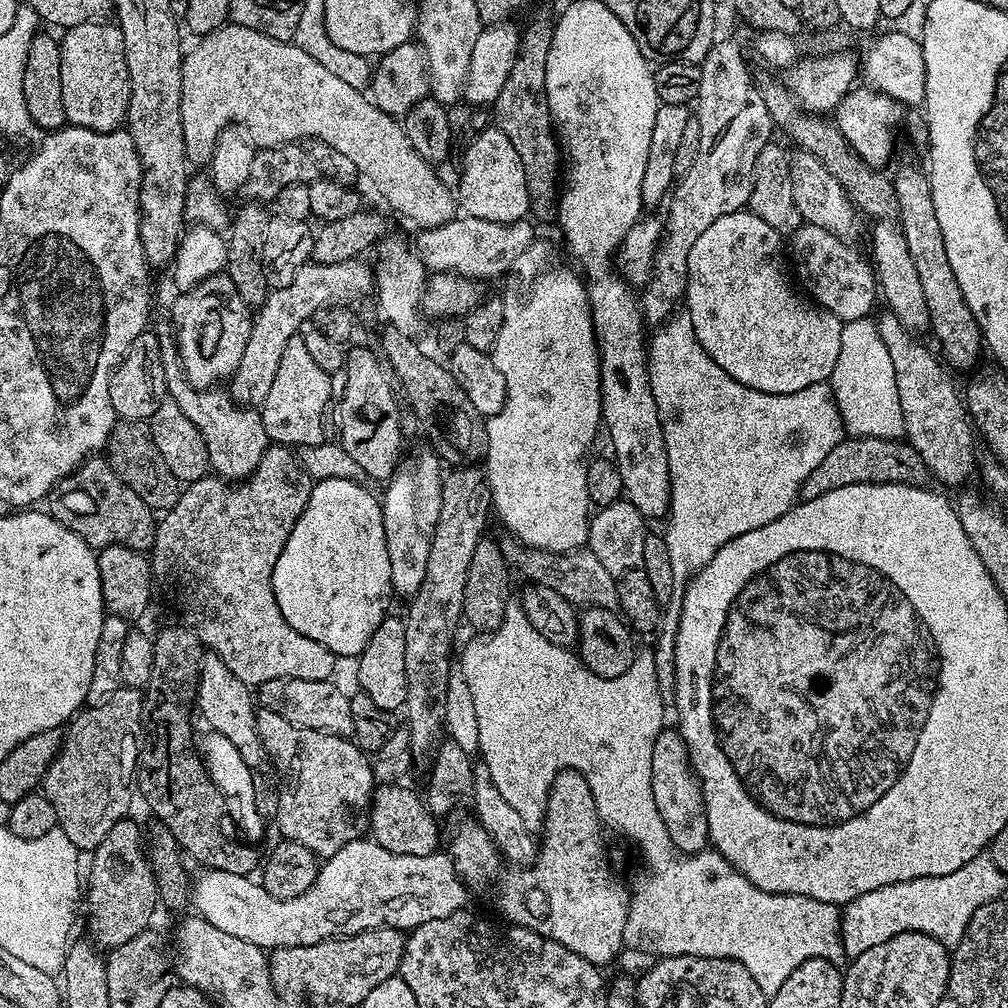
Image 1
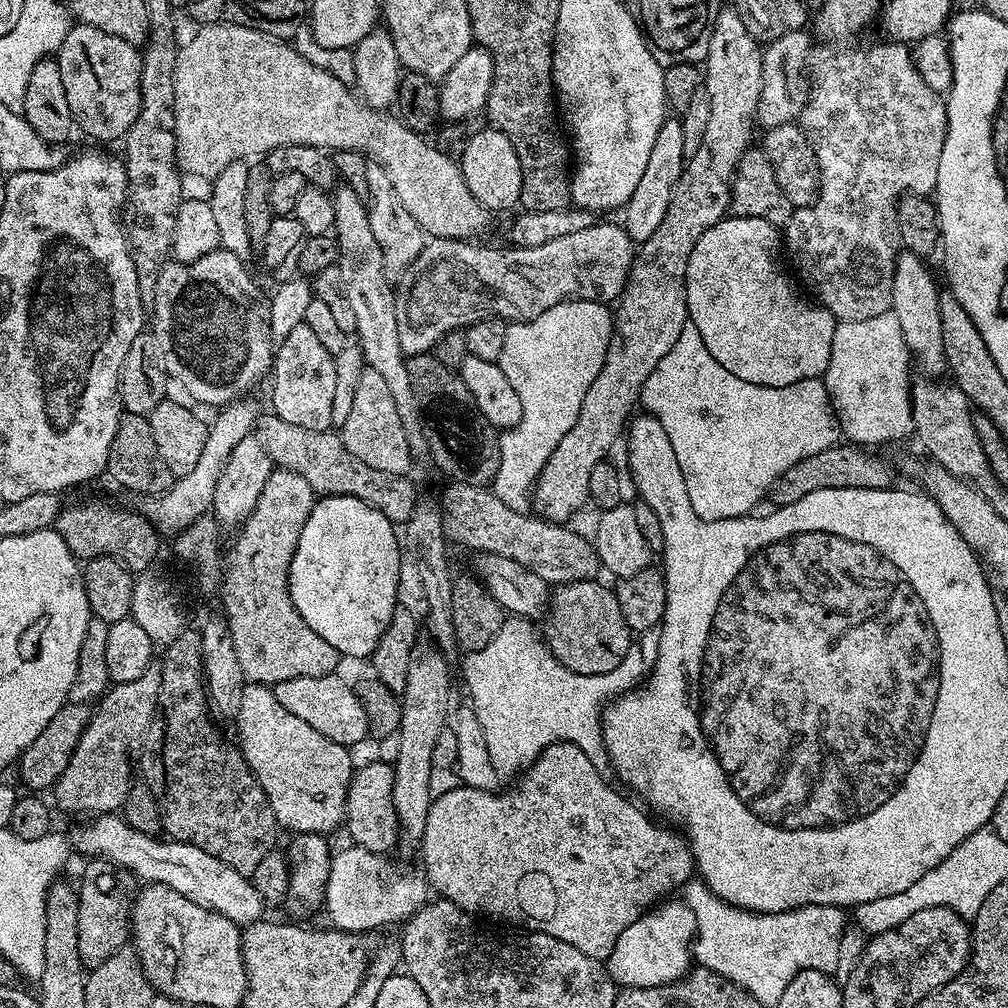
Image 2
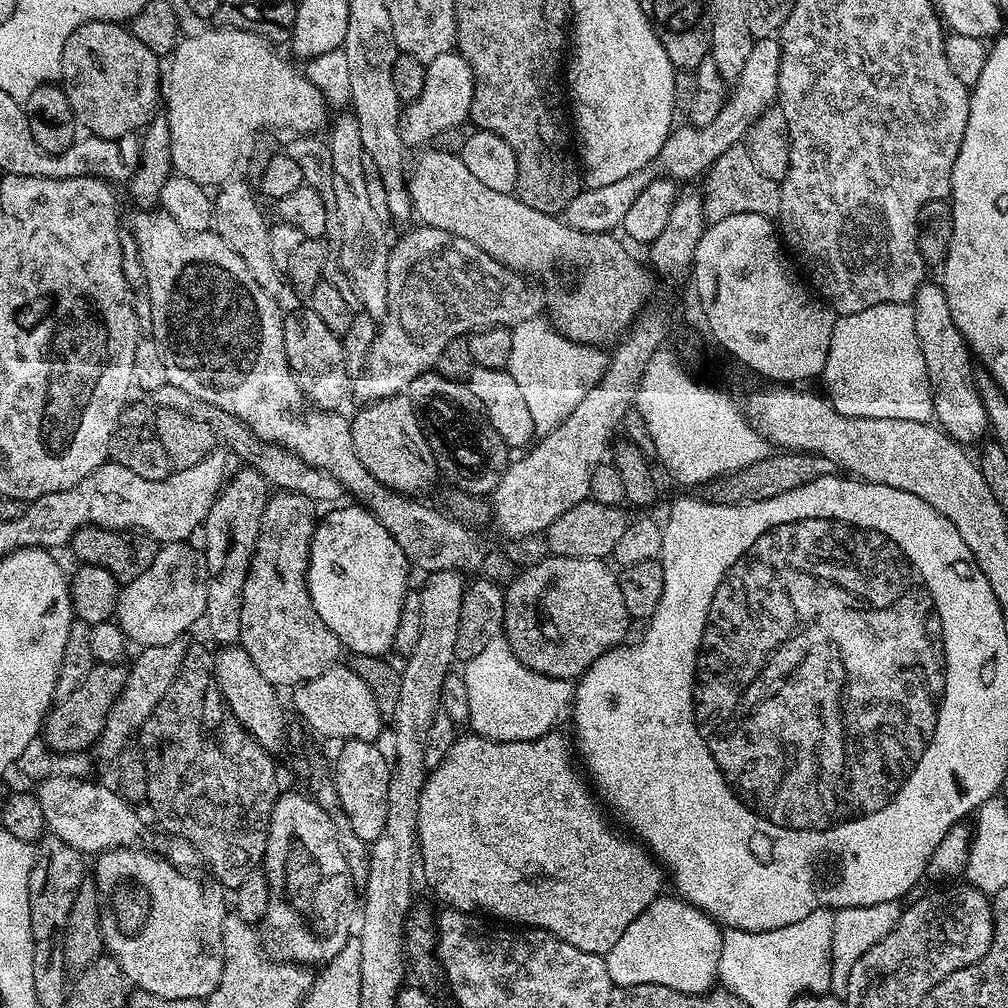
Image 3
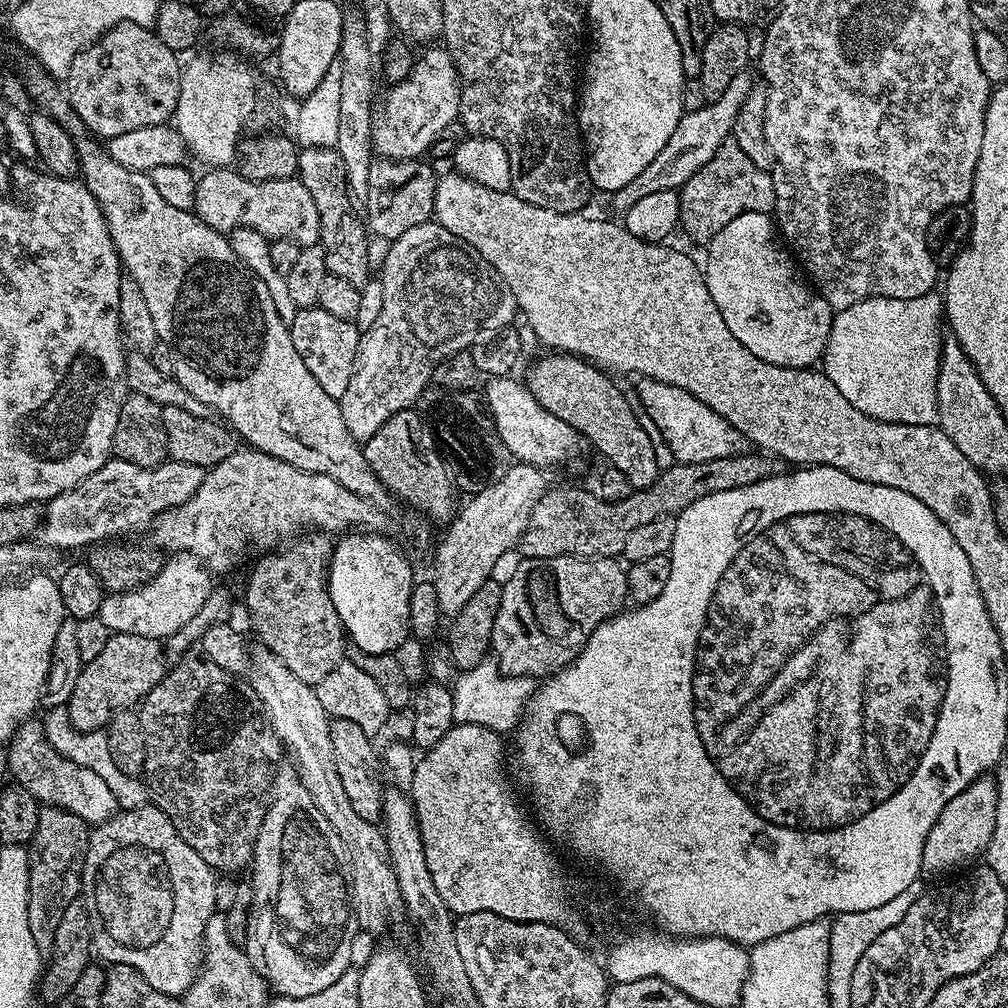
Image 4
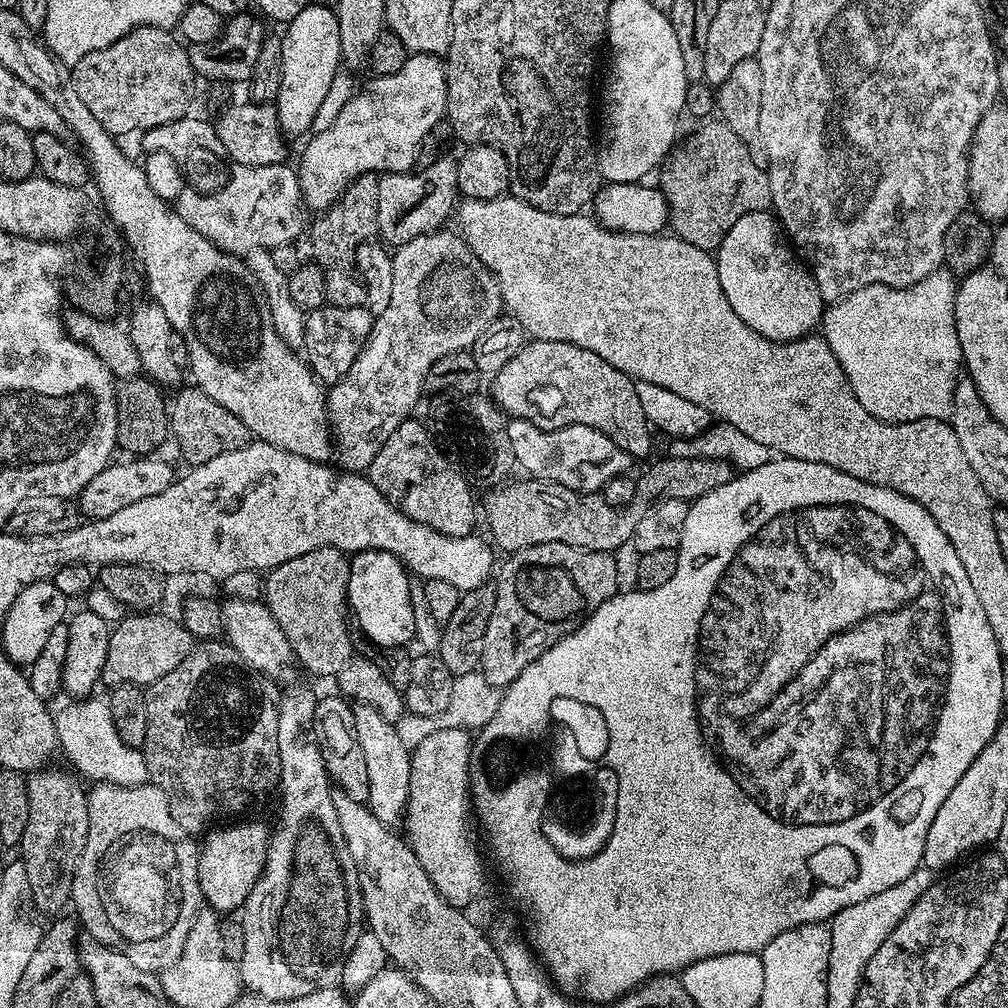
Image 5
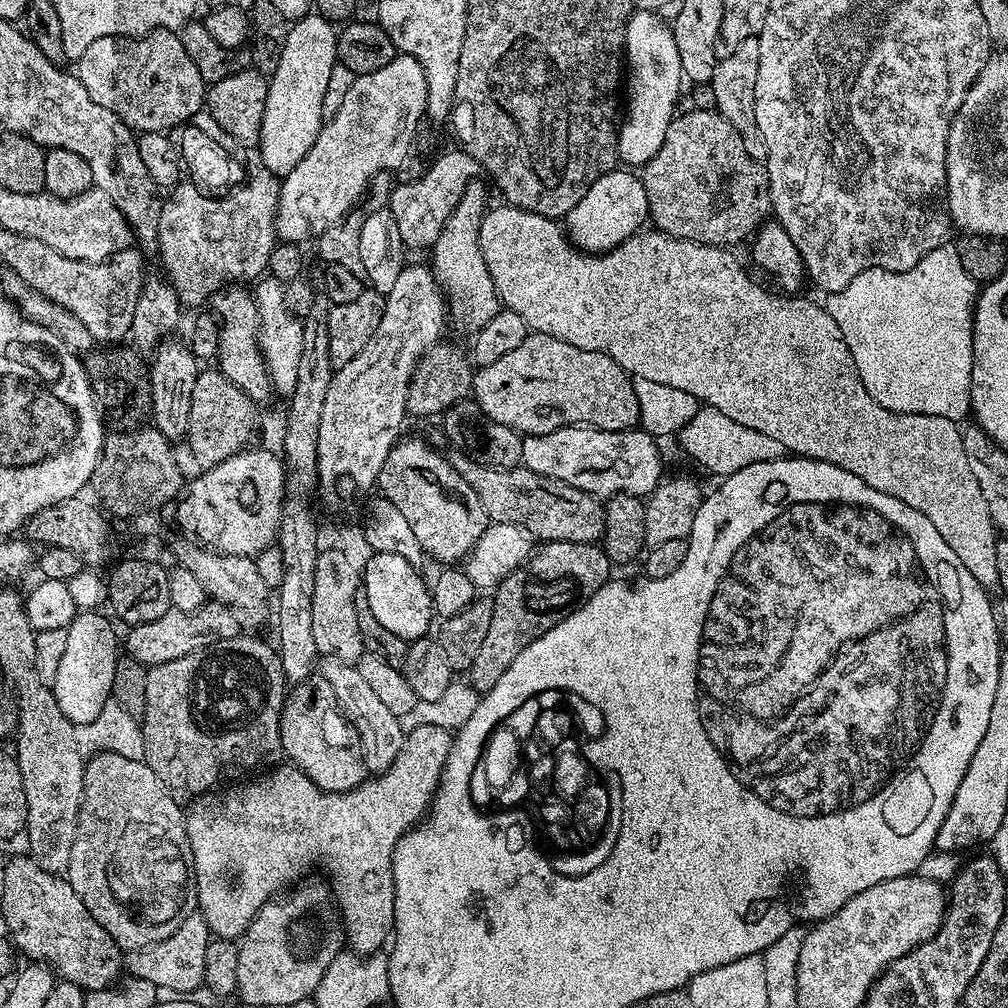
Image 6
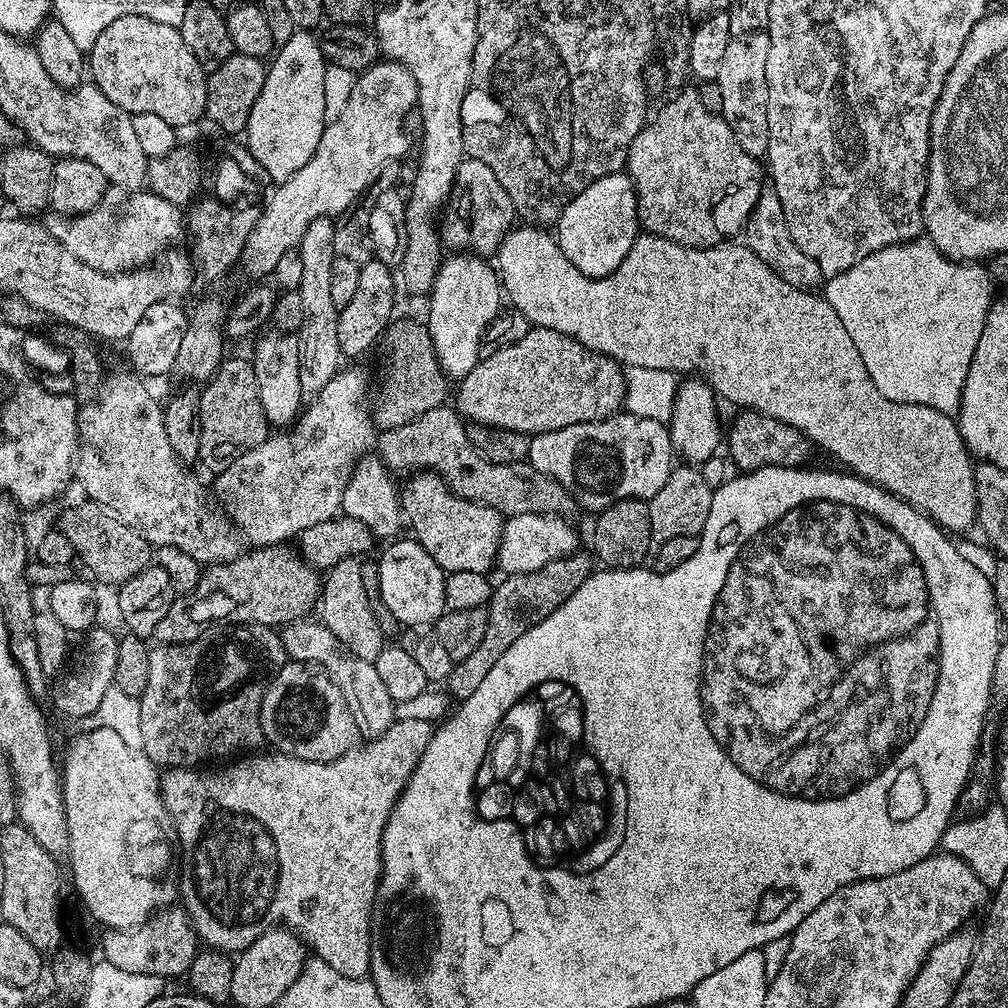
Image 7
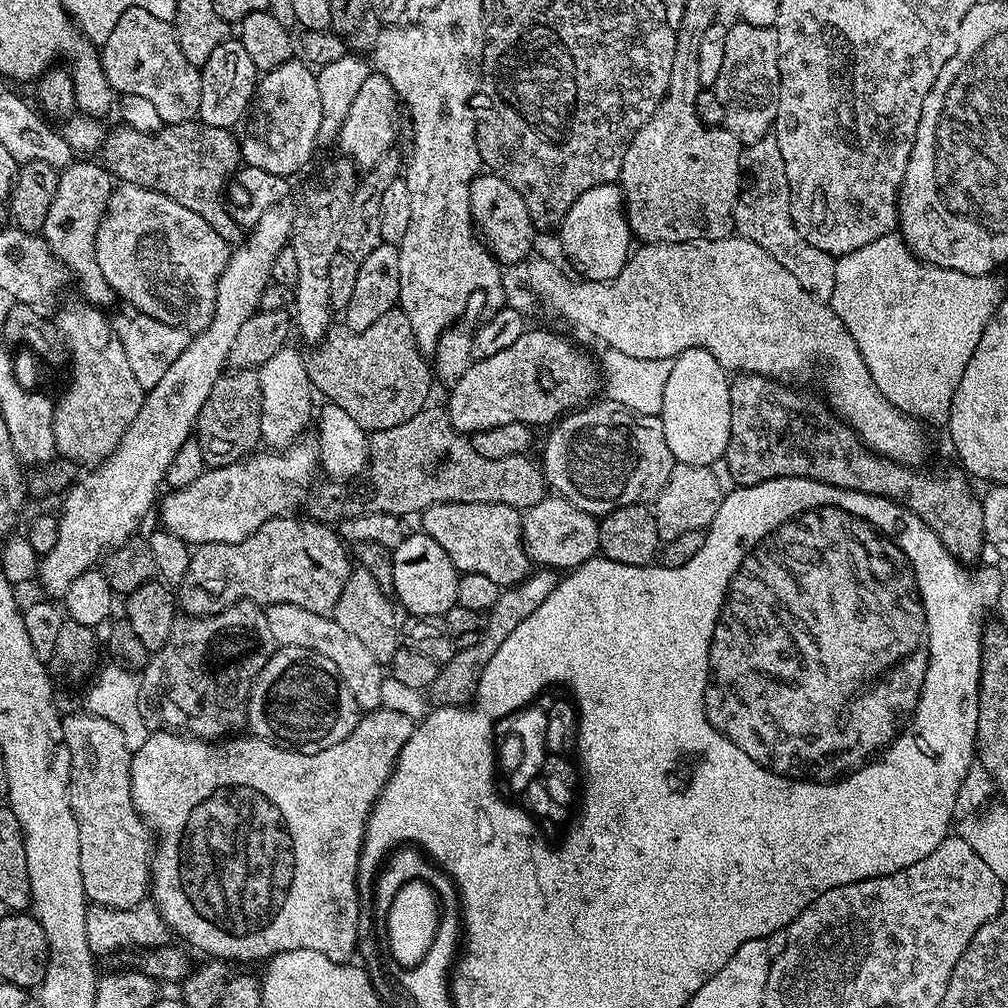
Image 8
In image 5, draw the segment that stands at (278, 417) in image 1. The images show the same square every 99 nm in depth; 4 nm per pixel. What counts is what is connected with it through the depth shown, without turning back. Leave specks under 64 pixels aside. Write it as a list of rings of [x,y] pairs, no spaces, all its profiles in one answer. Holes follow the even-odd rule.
[[[325,304],[323,308],[315,308],[305,315],[302,356],[321,385],[337,384],[346,370],[354,366],[354,358],[358,358],[358,354],[364,349],[373,323],[374,317],[367,307],[339,308],[333,304]]]

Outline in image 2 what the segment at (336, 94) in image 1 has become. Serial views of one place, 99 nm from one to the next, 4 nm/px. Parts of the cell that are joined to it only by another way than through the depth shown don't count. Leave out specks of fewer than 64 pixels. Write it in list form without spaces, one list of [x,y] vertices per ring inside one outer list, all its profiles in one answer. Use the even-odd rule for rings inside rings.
[[[227,22],[205,24],[197,27],[195,30],[197,32],[185,44],[183,41],[182,47],[177,51],[176,65],[174,66],[176,163],[180,165],[181,173],[188,175],[189,172],[192,176],[201,176],[204,182],[211,182],[218,174],[222,174],[222,170],[226,170],[226,166],[230,166],[235,160],[247,161],[249,158],[260,158],[265,154],[270,154],[278,146],[286,146],[287,144],[314,146],[315,148],[339,150],[342,152],[357,151],[361,154],[372,152],[379,159],[377,161],[390,174],[390,182],[393,183],[394,190],[398,193],[398,198],[402,198],[402,206],[406,206],[406,210],[410,210],[414,222],[418,222],[418,226],[422,226],[422,230],[429,237],[437,240],[468,240],[469,238],[479,237],[476,235],[487,228],[488,216],[490,217],[489,209],[484,208],[482,202],[478,202],[478,198],[474,198],[474,194],[470,194],[470,186],[466,186],[466,178],[462,174],[459,163],[449,158],[446,154],[439,152],[435,143],[428,141],[427,144],[424,141],[425,137],[421,133],[413,132],[411,128],[406,127],[399,115],[393,114],[388,110],[372,108],[369,104],[365,104],[355,91],[350,90],[349,85],[338,82],[338,78],[334,78],[334,74],[314,66],[314,62],[306,62],[306,58],[302,58],[302,54],[298,54],[291,43],[283,40],[274,40],[264,32],[250,30],[246,26],[238,26],[237,24],[229,24]],[[192,100],[200,100],[197,102],[196,108],[192,108]],[[204,100],[220,101],[213,108],[208,108],[208,104]]]

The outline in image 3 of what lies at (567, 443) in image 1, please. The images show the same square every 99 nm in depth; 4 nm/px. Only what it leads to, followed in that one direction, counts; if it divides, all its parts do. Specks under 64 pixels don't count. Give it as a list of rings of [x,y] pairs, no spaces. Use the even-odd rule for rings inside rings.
[[[540,316],[513,324],[511,330],[510,362],[506,371],[514,378],[514,382],[518,382],[518,387],[526,398],[530,418],[534,418],[534,426],[541,433],[551,432],[584,397],[585,345],[566,338],[547,319]]]

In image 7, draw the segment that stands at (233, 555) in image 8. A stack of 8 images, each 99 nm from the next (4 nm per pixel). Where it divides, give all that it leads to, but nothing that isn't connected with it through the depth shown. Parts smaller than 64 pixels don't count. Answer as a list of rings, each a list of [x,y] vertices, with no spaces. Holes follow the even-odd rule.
[[[273,546],[270,548],[252,548],[251,550],[241,551],[239,556],[236,556],[233,560],[227,560],[225,564],[209,564],[200,573],[200,581],[198,586],[194,586],[192,592],[185,592],[183,594],[177,595],[176,599],[172,601],[170,610],[166,614],[166,618],[162,618],[162,622],[158,622],[156,631],[154,633],[155,639],[159,641],[160,644],[188,644],[191,640],[201,639],[202,632],[200,632],[200,624],[208,624],[211,620],[228,620],[229,625],[234,624],[267,624],[269,626],[283,626],[286,624],[291,624],[301,618],[307,617],[308,612],[317,607],[320,593],[322,591],[322,576],[317,569],[313,568],[311,564],[307,561],[301,559],[295,551],[292,552],[288,549],[288,546]]]

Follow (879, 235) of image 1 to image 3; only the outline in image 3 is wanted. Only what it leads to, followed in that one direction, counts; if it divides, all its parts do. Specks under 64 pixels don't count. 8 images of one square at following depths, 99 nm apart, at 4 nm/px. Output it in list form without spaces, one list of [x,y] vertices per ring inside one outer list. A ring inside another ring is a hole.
[[[925,282],[910,303],[914,314],[914,334],[918,334],[922,358],[926,358],[935,423],[961,446],[969,446],[975,440],[983,441],[989,426],[982,398],[976,389],[972,356],[958,326],[954,326],[954,318],[950,318],[950,302],[946,302],[943,287],[939,283]]]

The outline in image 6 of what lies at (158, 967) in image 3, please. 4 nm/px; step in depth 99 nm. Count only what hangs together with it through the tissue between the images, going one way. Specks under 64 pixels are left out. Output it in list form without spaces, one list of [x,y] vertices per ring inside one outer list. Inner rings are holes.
[[[105,750],[96,754],[84,766],[80,825],[74,850],[70,850],[66,879],[74,886],[78,898],[86,902],[86,910],[94,914],[98,926],[110,933],[121,950],[148,948],[179,930],[186,912],[184,903],[190,900],[192,851],[184,825],[186,812],[181,801],[143,759],[126,758]]]

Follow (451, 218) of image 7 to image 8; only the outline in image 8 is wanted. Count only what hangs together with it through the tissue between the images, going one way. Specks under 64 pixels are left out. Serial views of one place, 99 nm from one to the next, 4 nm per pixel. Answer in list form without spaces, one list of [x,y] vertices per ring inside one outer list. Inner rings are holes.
[[[481,174],[470,186],[470,206],[472,223],[478,229],[483,243],[487,245],[493,256],[501,265],[516,264],[527,261],[538,236],[538,229],[532,225],[530,210],[526,210],[526,202],[522,202],[522,194],[510,186],[510,182],[495,174]]]

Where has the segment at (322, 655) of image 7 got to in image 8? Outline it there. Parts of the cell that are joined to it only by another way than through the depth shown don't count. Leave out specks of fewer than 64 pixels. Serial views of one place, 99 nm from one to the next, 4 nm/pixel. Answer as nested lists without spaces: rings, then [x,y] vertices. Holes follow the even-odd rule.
[[[270,604],[264,608],[264,613],[266,622],[270,622],[270,634],[274,634],[277,645],[314,650],[330,658],[330,662],[338,666],[340,681],[347,686],[350,694],[354,694],[354,702],[358,702],[361,710],[380,707],[385,669],[380,669],[383,668],[381,661],[376,660],[374,654],[370,654],[370,650],[366,650],[366,646],[362,646],[362,642],[354,638],[354,634],[346,634],[346,630],[338,626],[336,619],[331,615],[319,616],[310,610],[302,610],[302,606],[293,604]]]

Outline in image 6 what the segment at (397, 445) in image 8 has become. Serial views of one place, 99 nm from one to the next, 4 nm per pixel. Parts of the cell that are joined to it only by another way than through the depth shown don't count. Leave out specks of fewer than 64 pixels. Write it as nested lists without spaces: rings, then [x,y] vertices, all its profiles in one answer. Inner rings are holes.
[[[471,455],[455,457],[457,470],[470,482],[486,510],[489,521],[516,524],[532,538],[547,542],[582,542],[595,544],[604,534],[604,504],[589,492],[578,490],[566,482],[534,474],[529,468],[486,468]]]

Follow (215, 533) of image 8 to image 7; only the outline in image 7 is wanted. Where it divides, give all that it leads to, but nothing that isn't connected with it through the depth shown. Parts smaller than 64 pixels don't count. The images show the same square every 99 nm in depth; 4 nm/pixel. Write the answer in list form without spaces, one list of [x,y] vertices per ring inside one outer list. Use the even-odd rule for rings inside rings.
[[[341,367],[340,371],[334,374],[334,378],[330,378],[330,382],[326,382],[326,386],[322,386],[322,390],[318,395],[311,397],[310,403],[301,411],[298,417],[298,423],[292,430],[293,432],[289,436],[269,435],[268,439],[264,440],[258,446],[254,446],[254,450],[246,450],[246,454],[242,454],[237,460],[232,460],[228,464],[225,464],[223,468],[219,469],[217,476],[220,477],[216,480],[216,496],[220,499],[221,504],[219,504],[219,507],[222,509],[223,515],[234,525],[235,531],[245,541],[247,541],[246,539],[249,540],[249,545],[252,548],[270,548],[283,545],[285,542],[288,542],[291,536],[292,539],[299,537],[300,532],[306,530],[307,527],[314,526],[315,523],[326,522],[338,516],[338,513],[341,511],[343,490],[347,485],[349,476],[356,464],[361,460],[361,457],[374,444],[374,421],[370,411],[370,388],[368,392],[367,374],[360,368]]]

